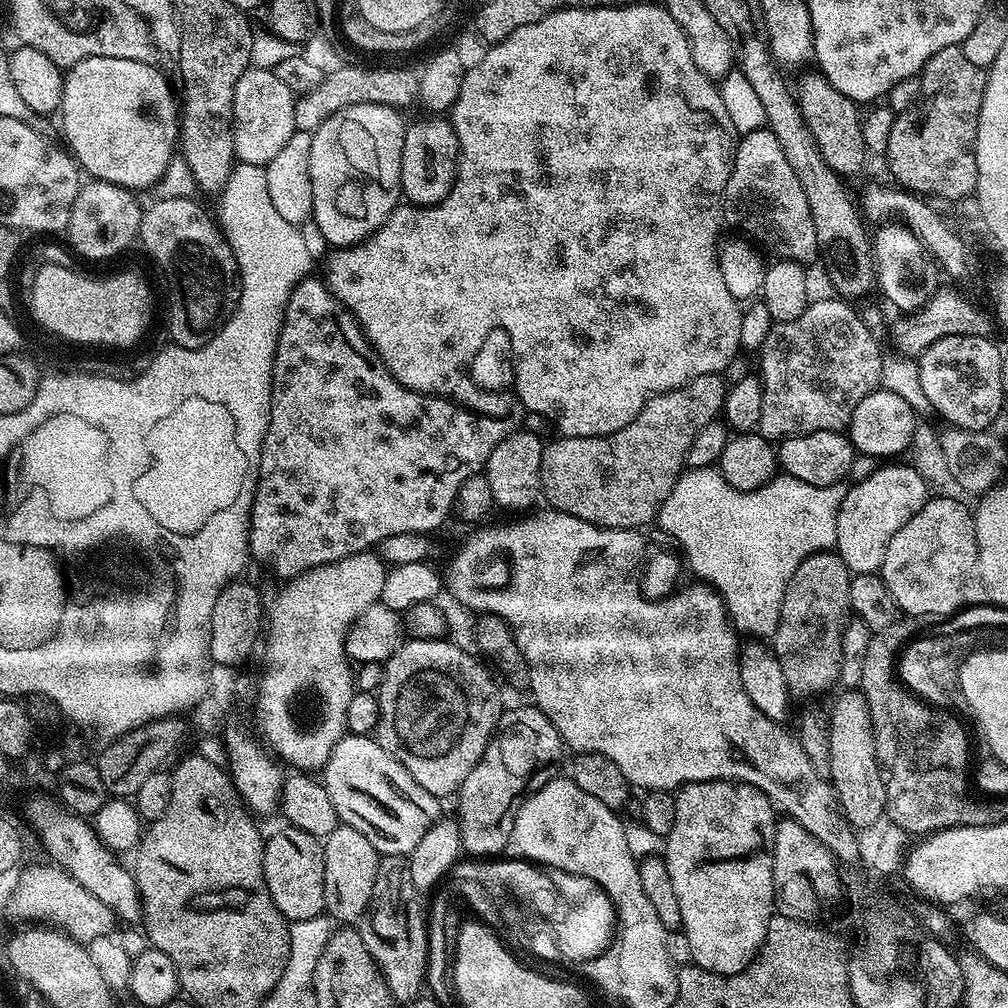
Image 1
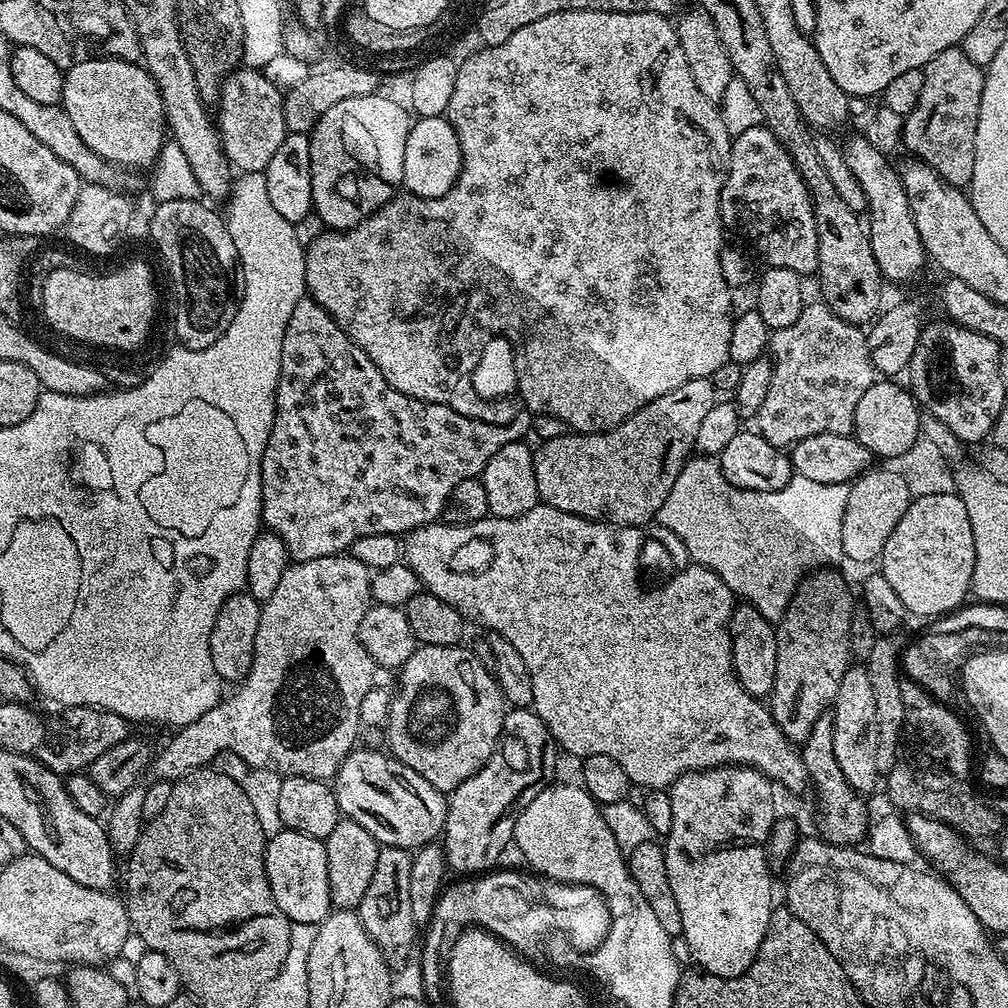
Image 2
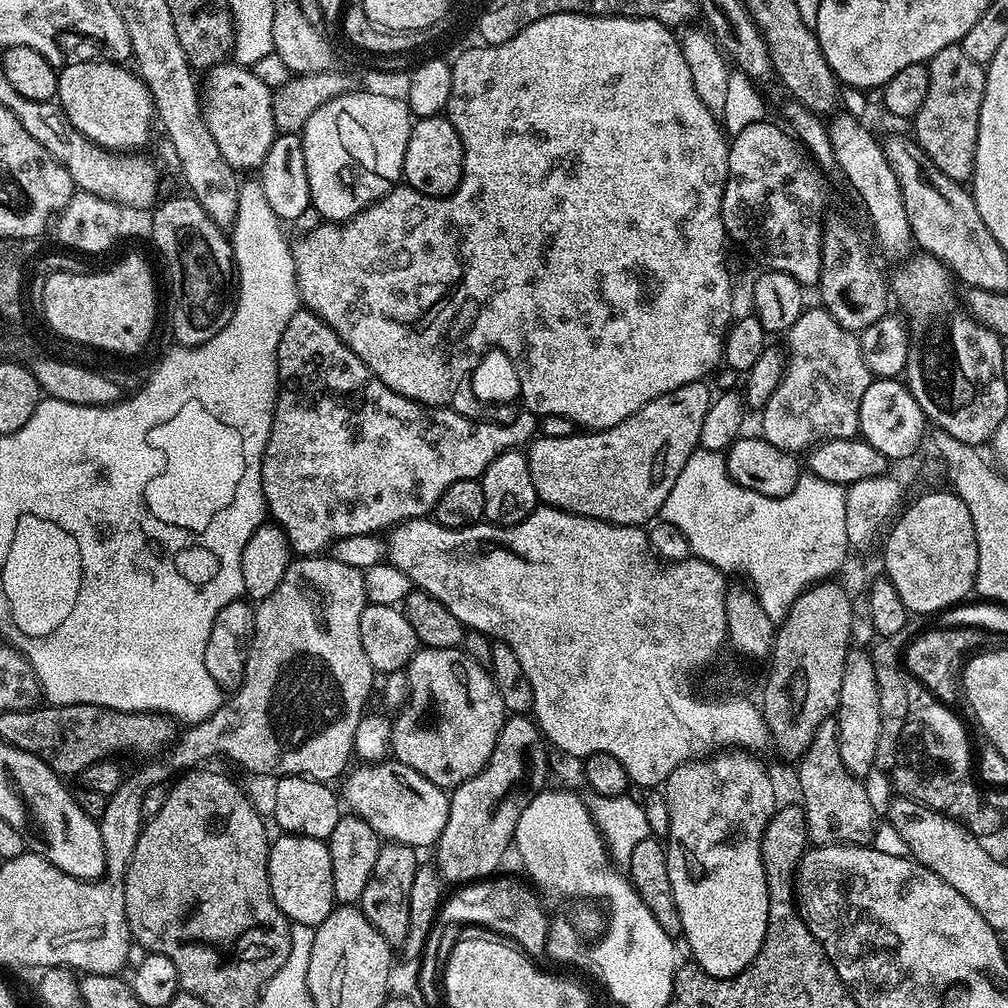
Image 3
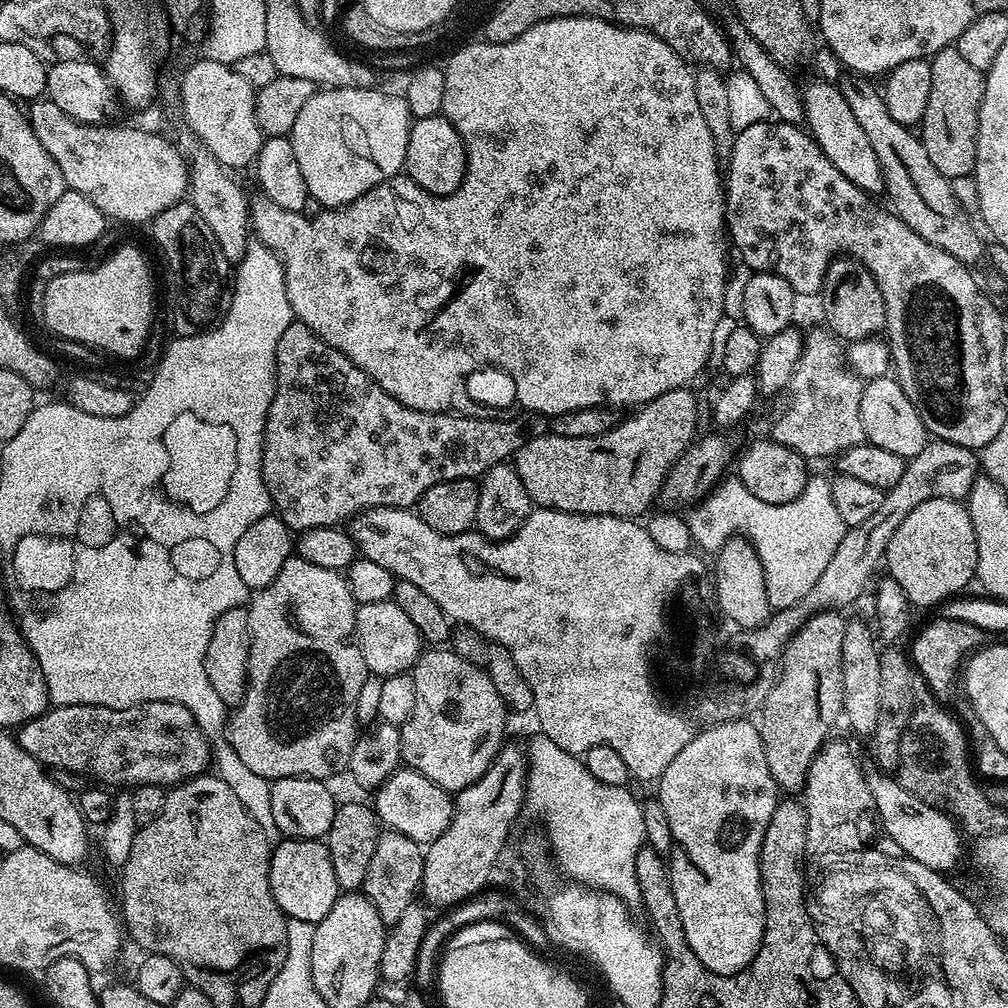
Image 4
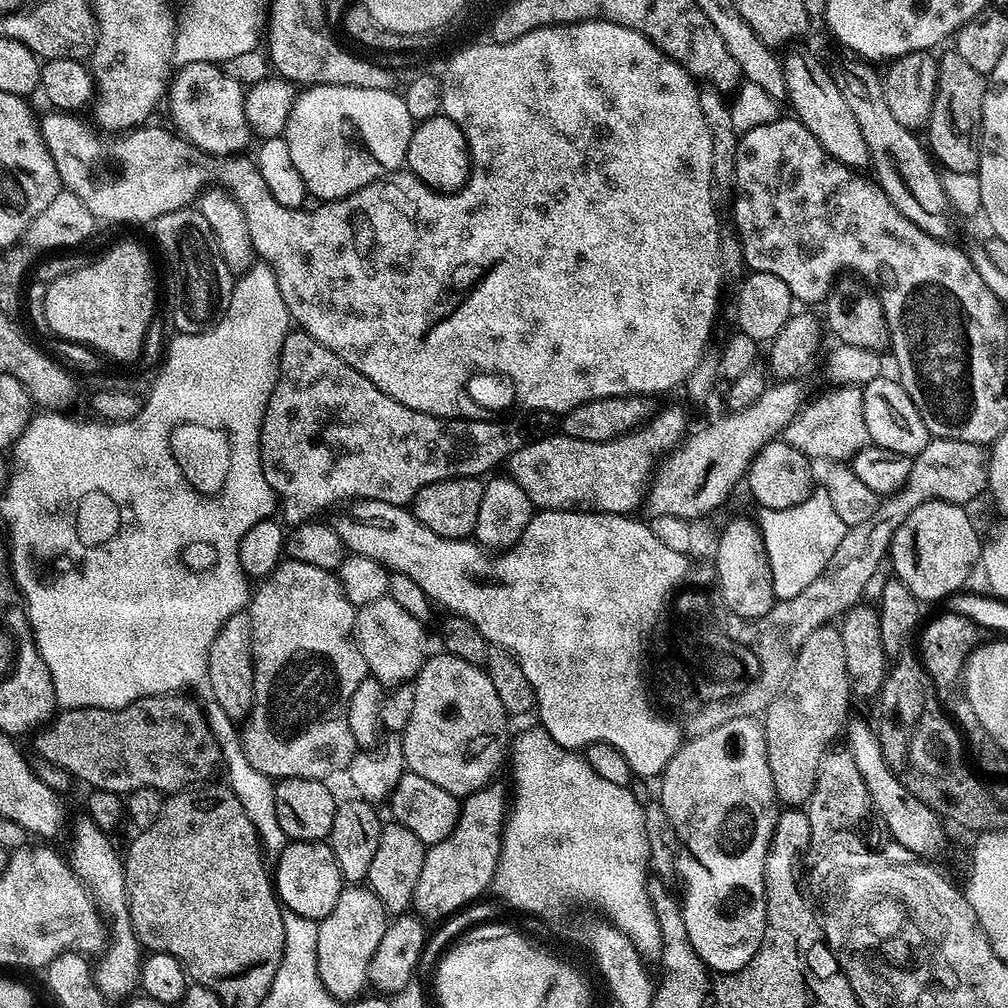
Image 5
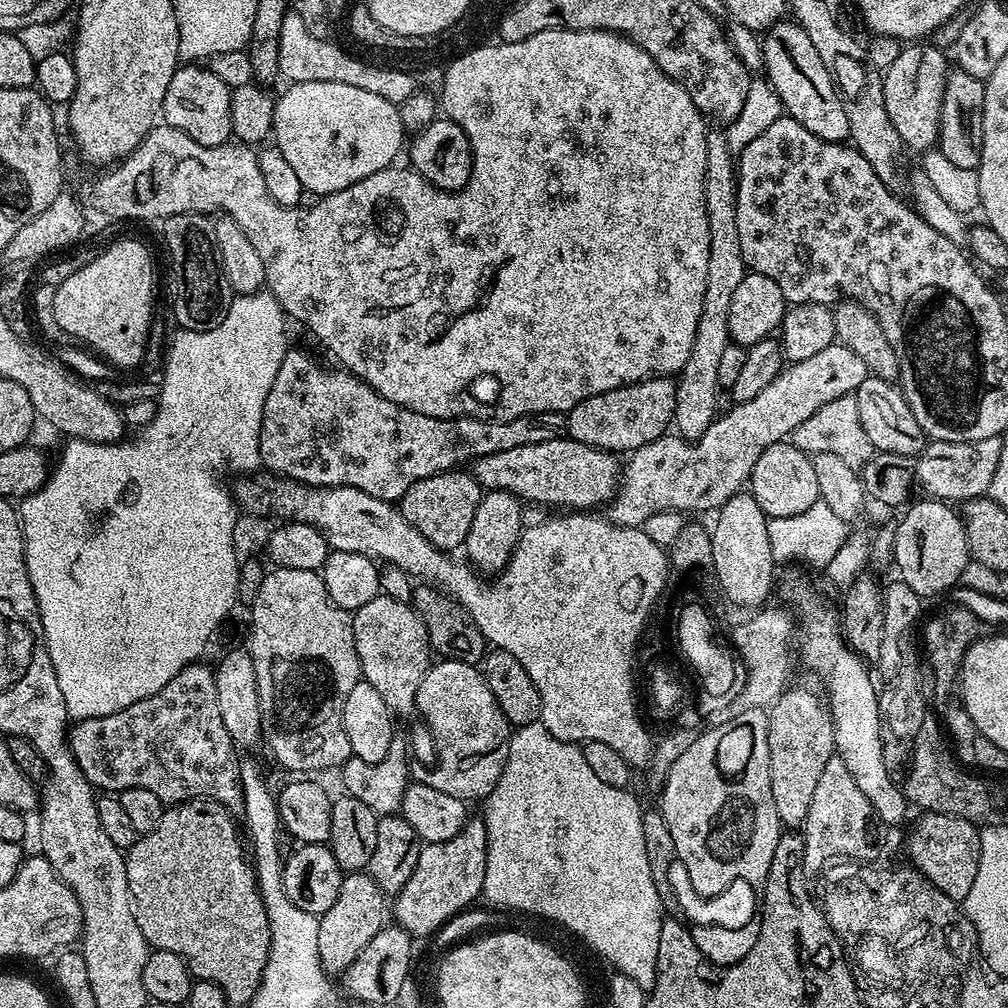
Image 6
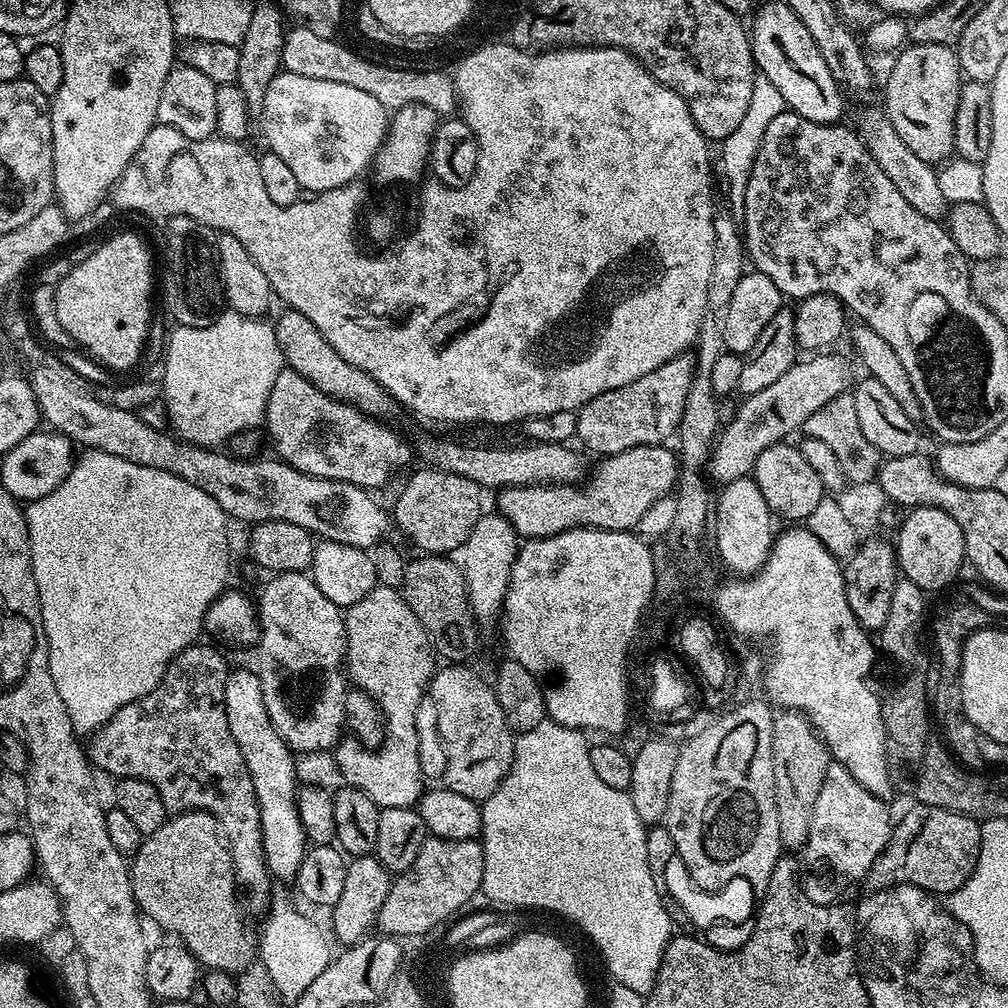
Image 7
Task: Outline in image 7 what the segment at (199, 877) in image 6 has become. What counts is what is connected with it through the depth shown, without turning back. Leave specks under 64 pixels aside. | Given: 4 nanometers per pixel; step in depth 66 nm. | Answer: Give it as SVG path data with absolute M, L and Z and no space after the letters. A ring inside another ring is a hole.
M181 812L173 815L171 818L165 819L164 825L161 826L157 832L151 833L141 843L140 849L134 854L134 859L130 864L130 875L132 877L132 893L136 899L137 909L145 917L149 916L154 923L160 928L165 928L168 932L173 932L175 939L179 941L183 947L188 949L189 954L196 959L197 965L203 966L208 970L222 970L223 972L230 972L233 974L240 974L253 963L253 958L258 952L258 940L254 935L248 933L248 928L244 925L244 920L240 917L241 901L238 899L236 891L236 879L232 877L232 860L228 857L227 847L222 839L221 833L218 831L218 825L207 812Z

